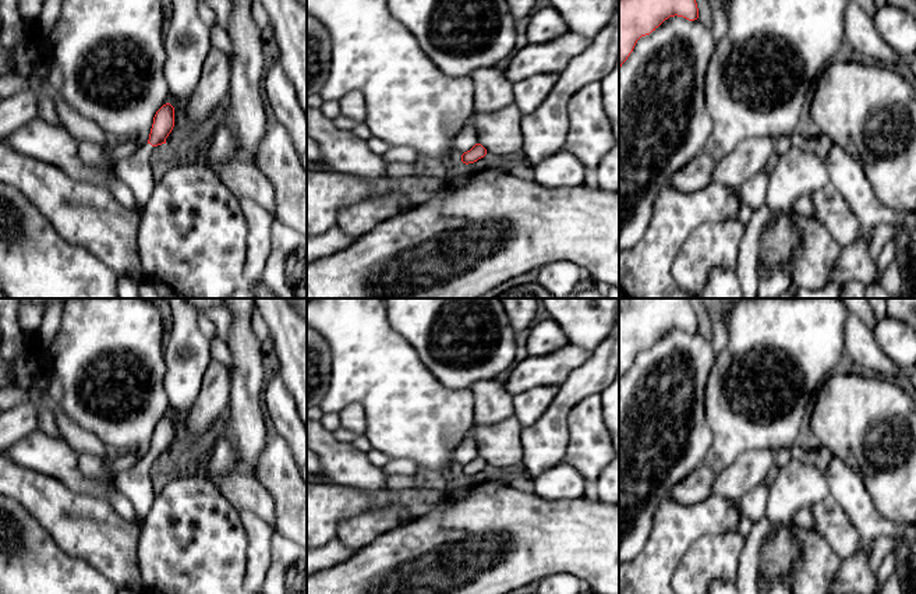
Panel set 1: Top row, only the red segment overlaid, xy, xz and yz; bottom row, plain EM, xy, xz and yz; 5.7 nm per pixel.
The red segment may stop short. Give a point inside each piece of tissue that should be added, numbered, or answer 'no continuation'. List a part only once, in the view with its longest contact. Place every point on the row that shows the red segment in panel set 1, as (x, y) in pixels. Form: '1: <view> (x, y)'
1: xy (138, 172)

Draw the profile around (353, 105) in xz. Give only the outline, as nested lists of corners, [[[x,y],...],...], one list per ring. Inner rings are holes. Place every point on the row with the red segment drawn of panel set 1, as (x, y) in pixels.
[[[351,91],[340,99],[340,114],[361,124],[365,123],[365,99],[360,91]]]

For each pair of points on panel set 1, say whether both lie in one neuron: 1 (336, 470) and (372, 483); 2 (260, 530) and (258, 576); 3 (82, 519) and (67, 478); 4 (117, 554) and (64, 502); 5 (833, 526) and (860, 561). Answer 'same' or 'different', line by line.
1: same
2: same
3: different
4: same
5: different

